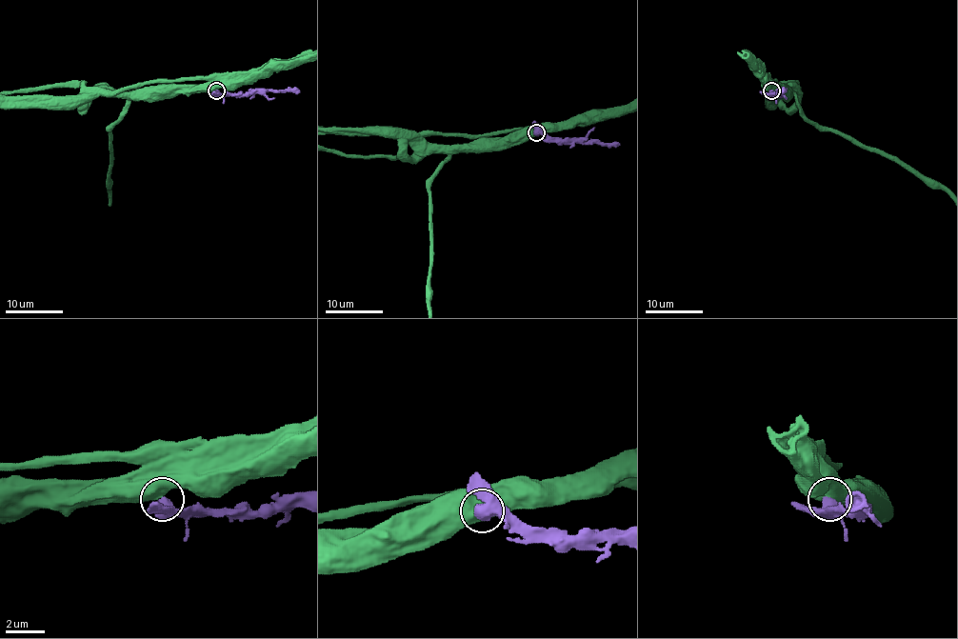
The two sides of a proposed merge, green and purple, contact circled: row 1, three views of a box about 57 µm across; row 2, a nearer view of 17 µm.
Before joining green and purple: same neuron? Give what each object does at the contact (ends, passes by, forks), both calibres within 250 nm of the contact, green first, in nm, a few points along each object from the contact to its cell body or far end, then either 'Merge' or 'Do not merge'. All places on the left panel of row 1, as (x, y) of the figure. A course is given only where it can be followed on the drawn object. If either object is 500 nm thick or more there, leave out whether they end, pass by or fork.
Thickness 800 nm (green) against 650 nm. Course of purple: (216, 90), (243, 94), (269, 90), (299, 91). Do not merge

